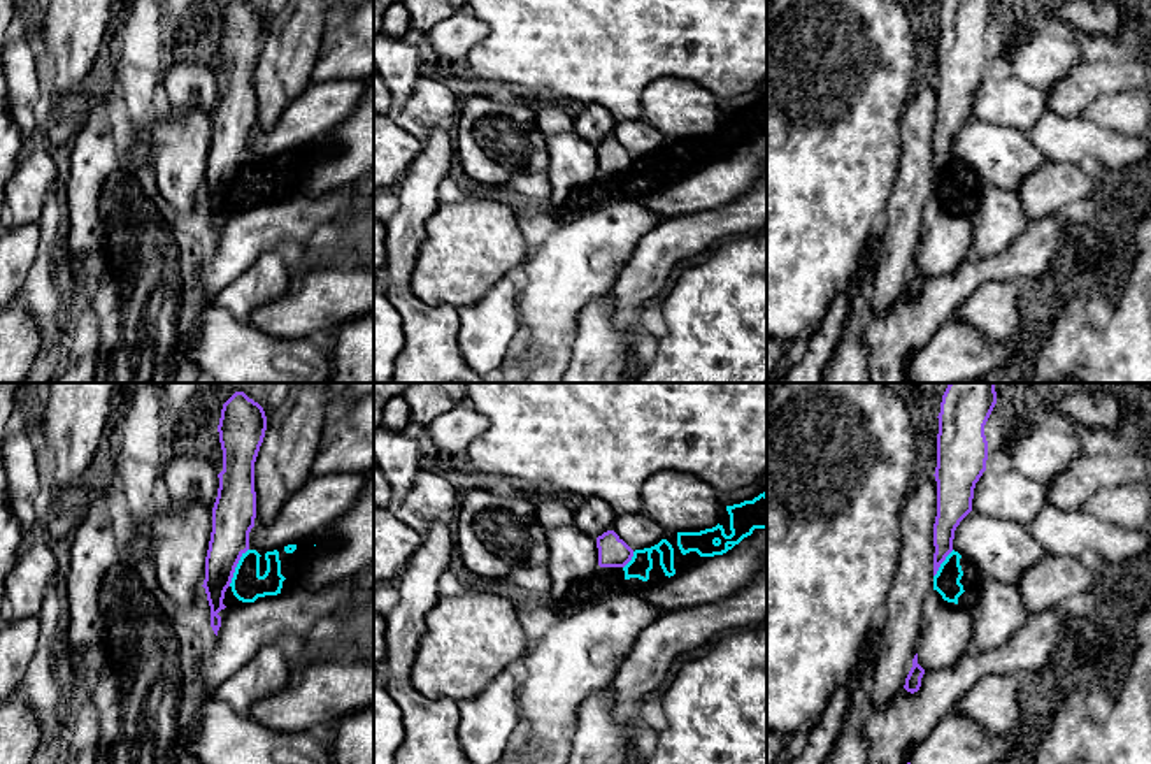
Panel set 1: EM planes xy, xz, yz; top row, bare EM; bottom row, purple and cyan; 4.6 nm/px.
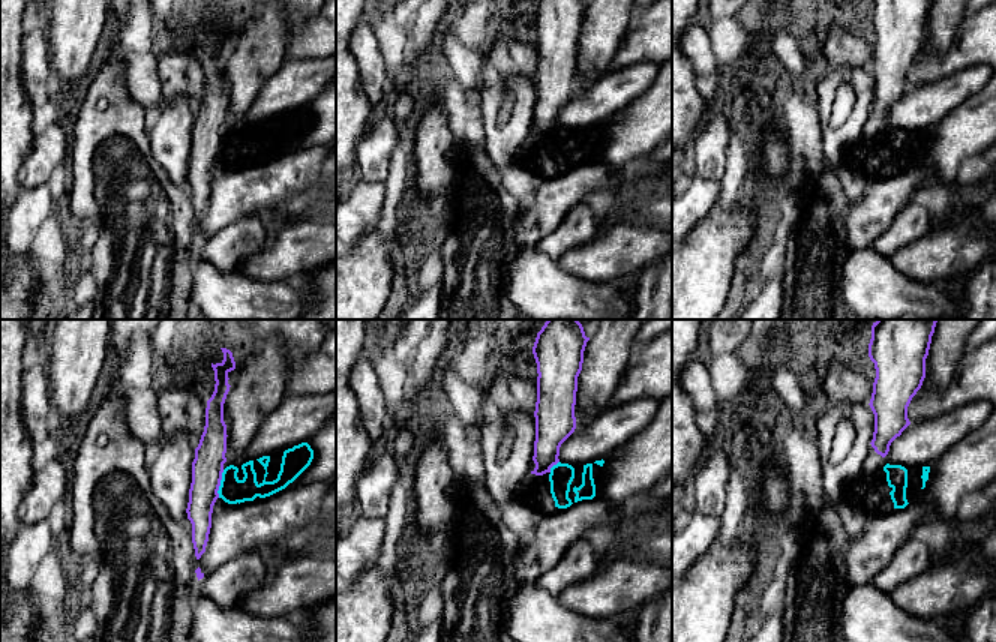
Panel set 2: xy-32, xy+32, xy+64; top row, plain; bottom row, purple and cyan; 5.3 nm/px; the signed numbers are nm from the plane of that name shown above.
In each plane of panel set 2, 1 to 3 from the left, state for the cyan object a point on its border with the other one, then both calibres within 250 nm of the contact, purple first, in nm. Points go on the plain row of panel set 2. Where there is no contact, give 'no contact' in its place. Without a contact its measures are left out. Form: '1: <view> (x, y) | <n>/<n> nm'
1: xy-32 (219, 147) | 170/140 nm
2: xy+32 (552, 129) | 220/130 nm
3: no contact

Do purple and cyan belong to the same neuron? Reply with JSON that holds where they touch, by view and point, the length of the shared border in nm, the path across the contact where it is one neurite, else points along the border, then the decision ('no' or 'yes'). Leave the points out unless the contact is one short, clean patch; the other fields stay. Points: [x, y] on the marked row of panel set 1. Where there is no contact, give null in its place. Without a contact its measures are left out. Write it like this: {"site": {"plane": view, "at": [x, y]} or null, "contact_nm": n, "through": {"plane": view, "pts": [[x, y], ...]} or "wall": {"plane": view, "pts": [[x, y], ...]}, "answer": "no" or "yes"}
{"site": {"plane": "xy", "at": [235, 566]}, "contact_nm": 200, "wall": {"plane": "xy", "pts": [[248, 548], [228, 585]]}, "answer": "no"}

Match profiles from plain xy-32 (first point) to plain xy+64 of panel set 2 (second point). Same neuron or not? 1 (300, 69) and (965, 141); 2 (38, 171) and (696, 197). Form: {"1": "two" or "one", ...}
{"1": "two", "2": "two"}

